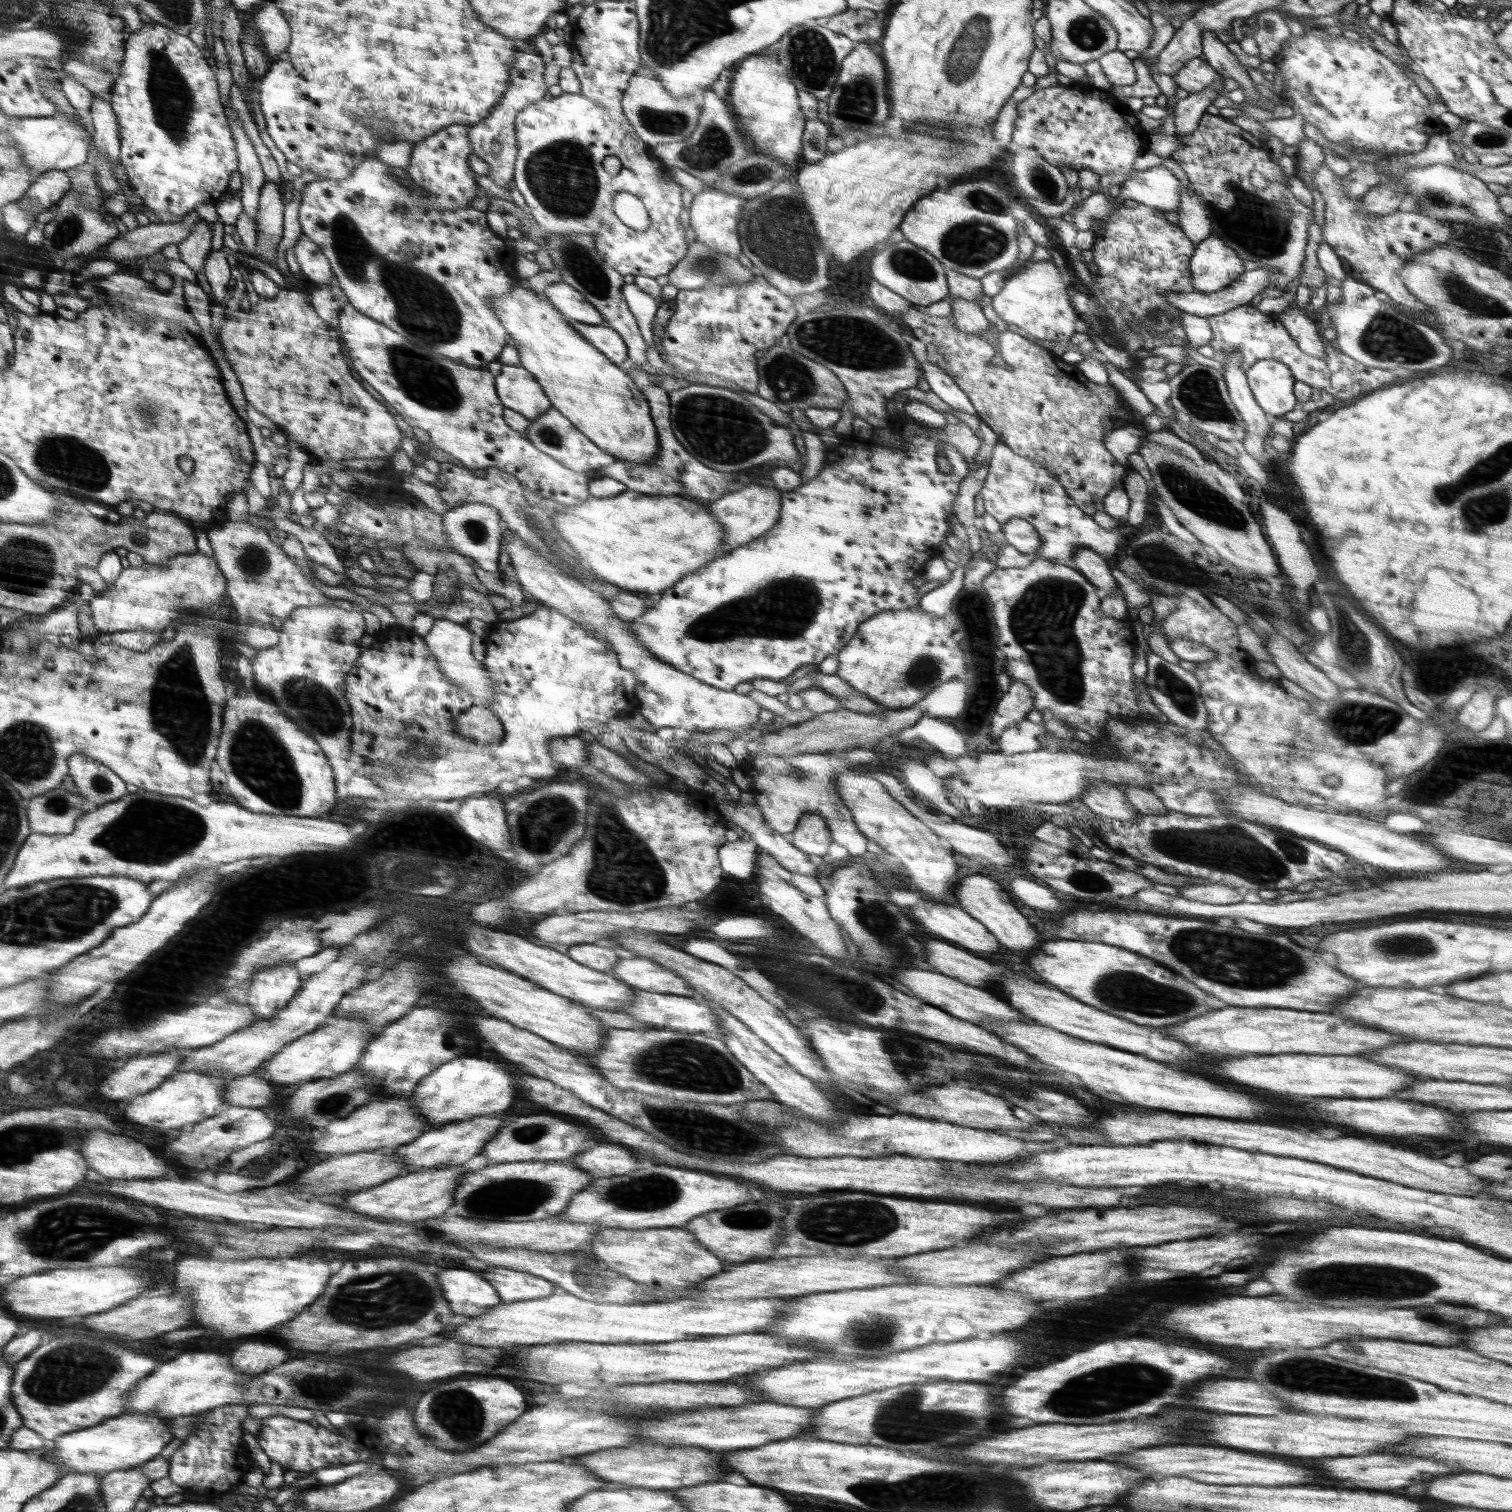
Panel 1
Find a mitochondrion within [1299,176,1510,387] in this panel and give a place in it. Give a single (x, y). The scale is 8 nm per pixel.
(1387, 336)

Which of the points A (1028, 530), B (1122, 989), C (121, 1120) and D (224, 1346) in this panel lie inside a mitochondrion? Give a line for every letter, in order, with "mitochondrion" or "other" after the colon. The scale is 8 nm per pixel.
A: other
B: mitochondrion
C: other
D: other

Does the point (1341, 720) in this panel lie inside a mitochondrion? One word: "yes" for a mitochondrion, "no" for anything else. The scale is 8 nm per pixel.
yes

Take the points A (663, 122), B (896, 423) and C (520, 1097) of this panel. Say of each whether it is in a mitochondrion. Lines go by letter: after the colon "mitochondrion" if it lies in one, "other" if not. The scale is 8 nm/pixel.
A: mitochondrion
B: other
C: other

